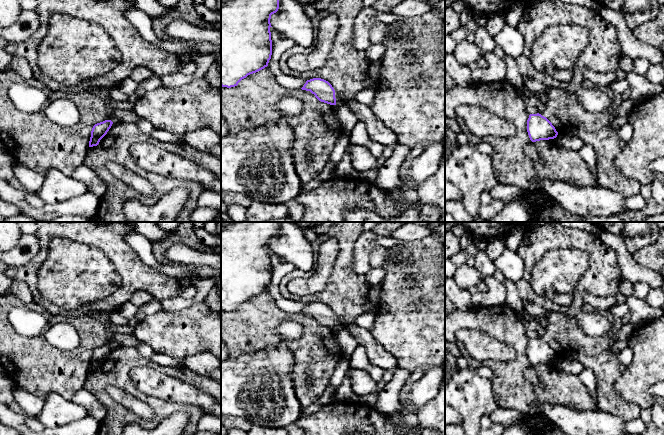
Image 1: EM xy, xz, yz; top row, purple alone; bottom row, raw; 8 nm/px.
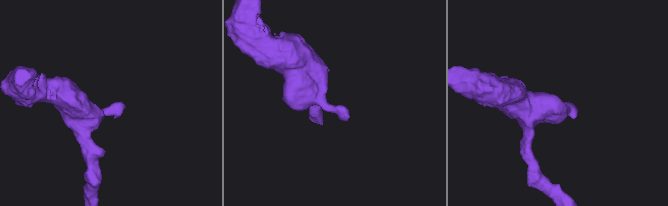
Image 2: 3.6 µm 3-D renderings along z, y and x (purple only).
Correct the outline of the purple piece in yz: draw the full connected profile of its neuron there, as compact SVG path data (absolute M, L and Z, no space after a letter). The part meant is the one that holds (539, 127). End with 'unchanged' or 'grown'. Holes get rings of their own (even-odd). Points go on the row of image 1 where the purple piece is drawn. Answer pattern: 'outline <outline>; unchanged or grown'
outline M539 113L529 115L527 132L532 142L554 139L558 135L552 123Z; unchanged

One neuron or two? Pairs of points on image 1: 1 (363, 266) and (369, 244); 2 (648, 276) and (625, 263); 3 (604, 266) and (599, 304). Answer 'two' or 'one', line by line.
1: one
2: one
3: two

